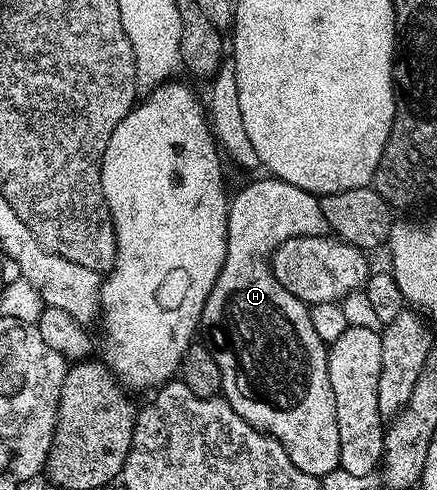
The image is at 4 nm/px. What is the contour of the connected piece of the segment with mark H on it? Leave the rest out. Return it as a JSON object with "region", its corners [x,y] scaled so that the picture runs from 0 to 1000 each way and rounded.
{"region":[[[606,359],[593,371],[572,371],[556,384],[554,396],[533,398],[531,410],[524,414],[517,433],[517,520],[513,522],[513,539],[503,547],[503,563],[494,563],[494,580],[485,580],[485,596],[476,604],[476,612],[462,631],[460,671],[471,673],[467,684],[469,696],[483,714],[490,716],[490,733],[494,743],[503,743],[503,767],[508,769],[508,804],[526,831],[568,863],[570,869],[584,869],[590,878],[602,878],[609,886],[618,886],[627,896],[645,906],[650,922],[659,922],[659,931],[668,939],[668,947],[677,947],[677,955],[689,959],[709,959],[719,955],[725,943],[755,943],[746,947],[771,947],[778,939],[778,882],[769,873],[769,816],[760,804],[760,784],[751,776],[751,720],[748,700],[732,694],[732,686],[723,686],[723,669],[714,669],[714,653],[709,651],[709,624],[698,616],[689,616],[677,604],[668,604],[668,596],[659,596],[659,588],[650,588],[641,580],[641,571],[632,571],[627,561],[625,524],[627,512],[641,506],[641,498],[657,494],[661,486],[686,486],[693,478],[725,478],[730,482],[748,476],[751,463],[737,431],[737,416],[730,398],[707,396],[700,388],[684,388],[677,376],[659,376],[650,367],[625,359]]]}

